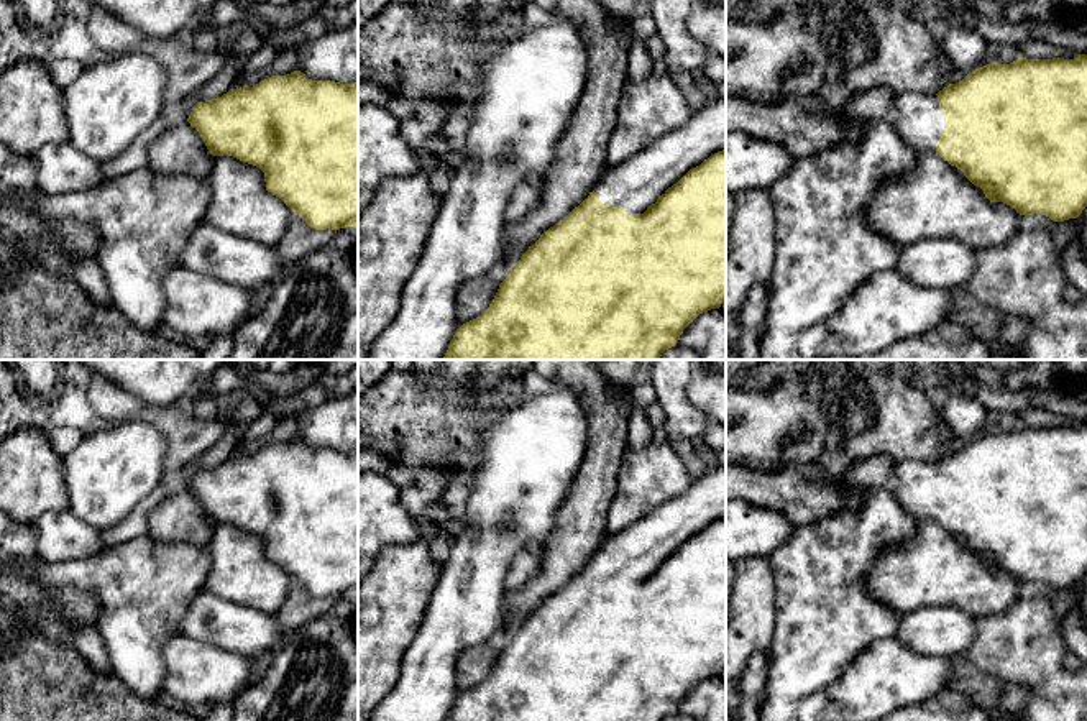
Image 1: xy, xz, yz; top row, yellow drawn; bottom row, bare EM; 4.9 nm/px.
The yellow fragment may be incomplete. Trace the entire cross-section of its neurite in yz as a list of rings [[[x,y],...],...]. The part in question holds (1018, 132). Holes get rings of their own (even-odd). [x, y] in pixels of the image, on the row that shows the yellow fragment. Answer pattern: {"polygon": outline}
{"polygon": [[[1087,54],[1074,59],[990,62],[938,94],[908,92],[892,102],[890,122],[915,151],[939,154],[956,166],[990,202],[1003,202],[1020,215],[1041,214],[1054,222],[1077,218],[1087,207]]]}

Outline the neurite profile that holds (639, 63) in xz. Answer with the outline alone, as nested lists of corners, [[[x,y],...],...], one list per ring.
[[[634,39],[627,51],[627,82],[640,82],[652,72],[654,59],[642,39]]]

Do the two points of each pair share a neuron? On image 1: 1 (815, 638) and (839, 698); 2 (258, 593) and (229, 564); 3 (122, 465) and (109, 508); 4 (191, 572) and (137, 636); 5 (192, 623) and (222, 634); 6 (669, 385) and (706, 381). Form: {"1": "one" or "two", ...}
{"1": "two", "2": "one", "3": "one", "4": "one", "5": "one", "6": "two"}

